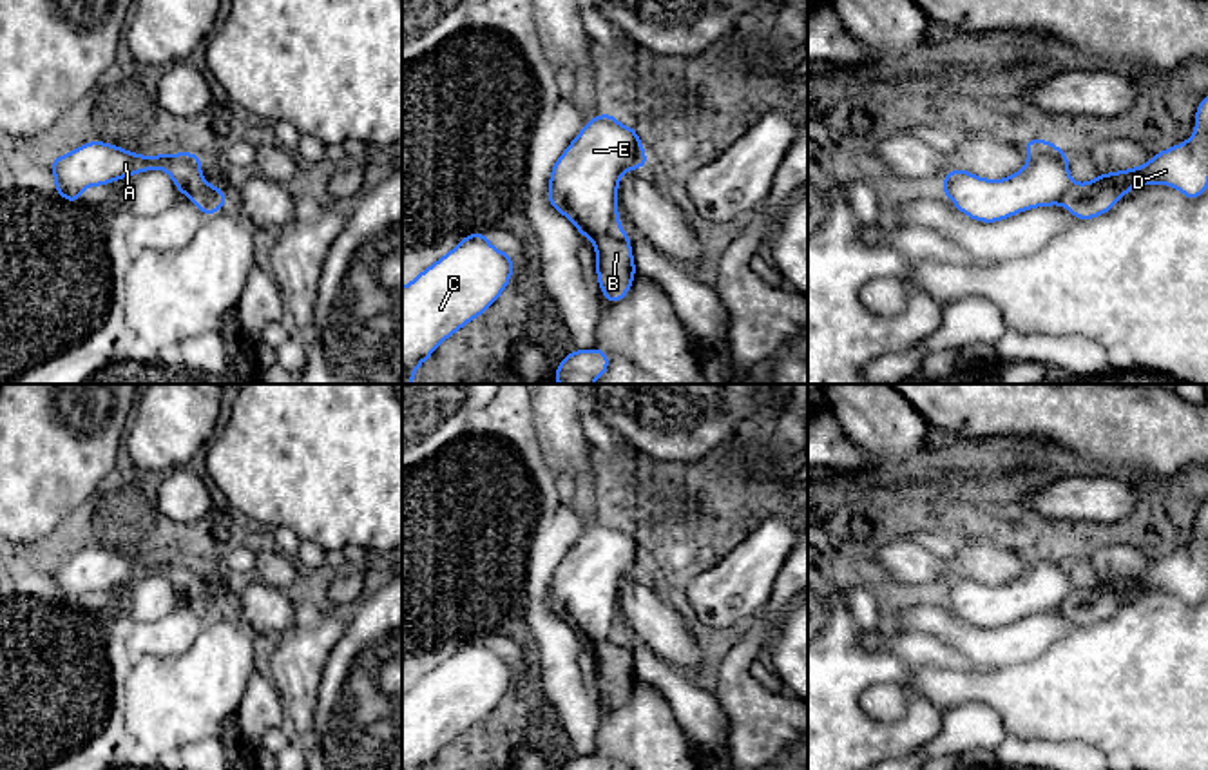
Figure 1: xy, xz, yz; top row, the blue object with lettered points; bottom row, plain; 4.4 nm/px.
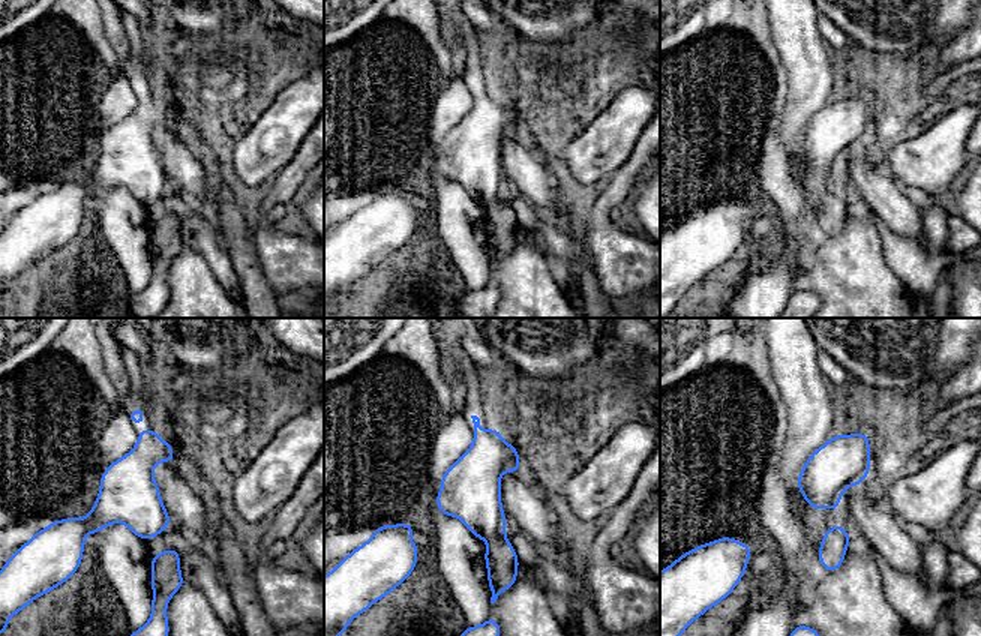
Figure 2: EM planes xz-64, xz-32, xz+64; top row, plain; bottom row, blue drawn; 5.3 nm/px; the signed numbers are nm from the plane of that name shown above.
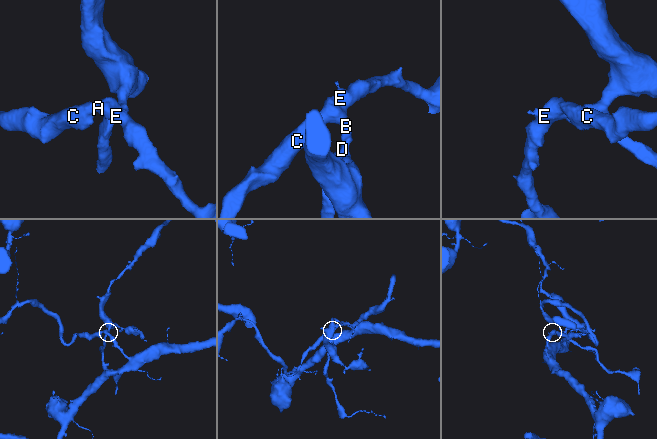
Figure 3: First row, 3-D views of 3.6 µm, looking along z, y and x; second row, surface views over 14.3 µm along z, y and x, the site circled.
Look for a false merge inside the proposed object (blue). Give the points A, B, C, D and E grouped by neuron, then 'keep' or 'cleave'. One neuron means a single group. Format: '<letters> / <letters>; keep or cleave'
A C E / B D; cleave

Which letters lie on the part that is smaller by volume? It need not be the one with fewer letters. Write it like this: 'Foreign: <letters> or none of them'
Foreign: B, D

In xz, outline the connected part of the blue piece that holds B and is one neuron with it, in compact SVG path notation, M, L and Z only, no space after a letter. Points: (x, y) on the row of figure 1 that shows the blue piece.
M621 228L609 234L594 243L594 252L603 299L609 303L625 299L636 277L630 234Z

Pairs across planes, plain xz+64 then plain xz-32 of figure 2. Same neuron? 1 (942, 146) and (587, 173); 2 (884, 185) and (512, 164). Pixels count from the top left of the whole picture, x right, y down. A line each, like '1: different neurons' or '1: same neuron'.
1: same neuron
2: same neuron

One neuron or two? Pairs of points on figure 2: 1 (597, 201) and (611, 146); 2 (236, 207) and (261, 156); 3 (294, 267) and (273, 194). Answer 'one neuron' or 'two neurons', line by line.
1: two neurons
2: two neurons
3: one neuron

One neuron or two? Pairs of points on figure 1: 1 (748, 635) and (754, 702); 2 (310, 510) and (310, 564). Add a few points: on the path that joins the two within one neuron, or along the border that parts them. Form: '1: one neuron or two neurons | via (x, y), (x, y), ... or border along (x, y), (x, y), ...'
1: one neuron | via (741, 651), (741, 685)
2: two neurons | border along (301, 540), (312, 540), (326, 551)

